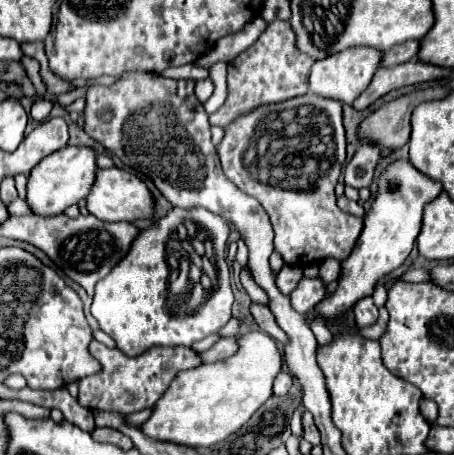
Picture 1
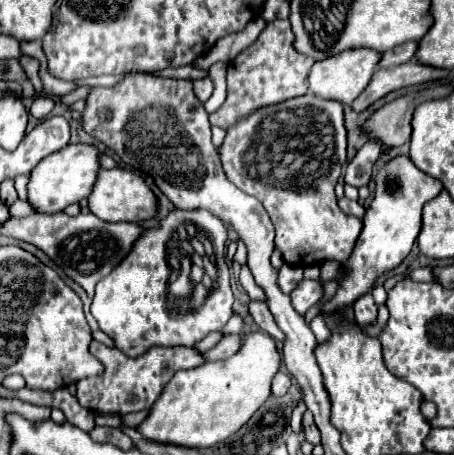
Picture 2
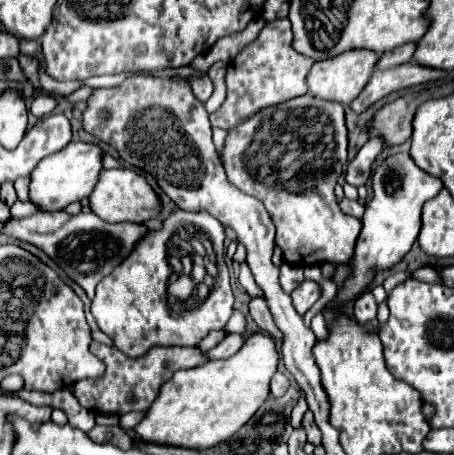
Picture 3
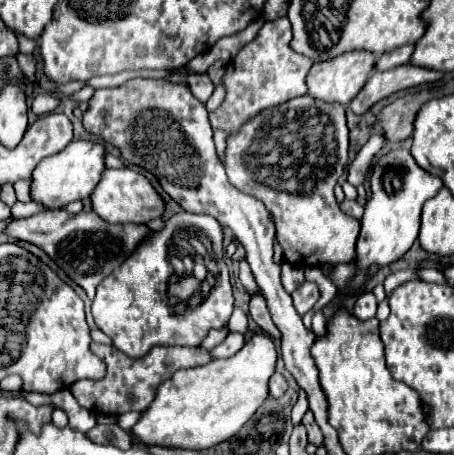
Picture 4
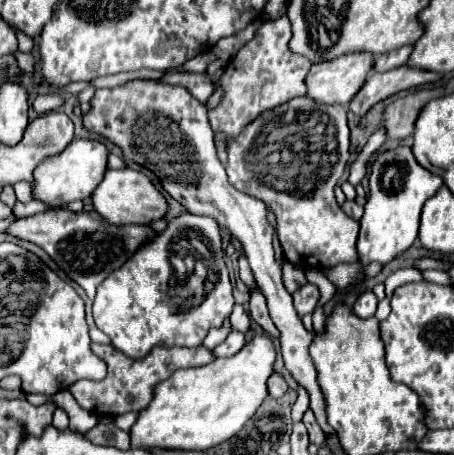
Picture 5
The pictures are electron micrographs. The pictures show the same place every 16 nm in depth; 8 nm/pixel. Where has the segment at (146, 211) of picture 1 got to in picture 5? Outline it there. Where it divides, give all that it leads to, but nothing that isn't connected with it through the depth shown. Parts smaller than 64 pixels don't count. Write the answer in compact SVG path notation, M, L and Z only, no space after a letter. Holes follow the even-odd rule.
M124 168L124 170L108 170L104 174L104 180L92 194L94 210L104 216L110 224L150 224L154 220L164 218L168 212L168 202L164 194L144 176L142 172Z

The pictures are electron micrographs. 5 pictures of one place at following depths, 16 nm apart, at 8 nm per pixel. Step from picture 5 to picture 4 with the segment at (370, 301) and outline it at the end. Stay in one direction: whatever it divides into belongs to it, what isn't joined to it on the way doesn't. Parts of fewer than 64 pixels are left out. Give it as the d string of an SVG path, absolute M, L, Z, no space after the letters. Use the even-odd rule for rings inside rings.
M362 292L362 296L358 296L356 304L354 304L354 314L360 318L360 320L368 320L376 314L376 296L372 292Z

